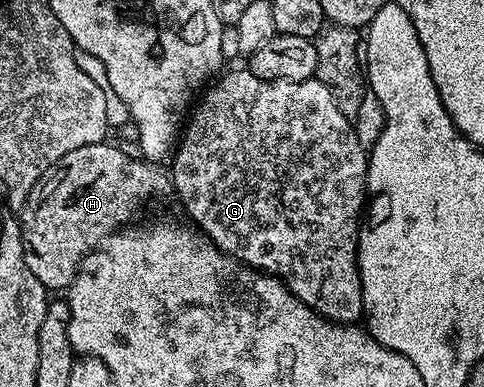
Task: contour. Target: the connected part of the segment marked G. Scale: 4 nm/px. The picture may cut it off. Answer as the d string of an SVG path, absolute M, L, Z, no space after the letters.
M247 70L226 72L203 93L205 96L204 101L202 101L203 96L199 101L200 109L197 112L195 109L191 113L183 129L182 139L170 161L170 184L174 189L174 196L176 192L181 206L188 211L187 219L228 256L241 260L248 268L256 268L269 276L279 276L293 296L297 296L306 306L310 306L319 316L332 321L333 324L355 325L364 315L360 267L356 265L356 241L360 238L362 213L366 208L368 187L366 146L358 138L353 121L338 110L330 89L318 79L313 78L302 82L263 80Z

